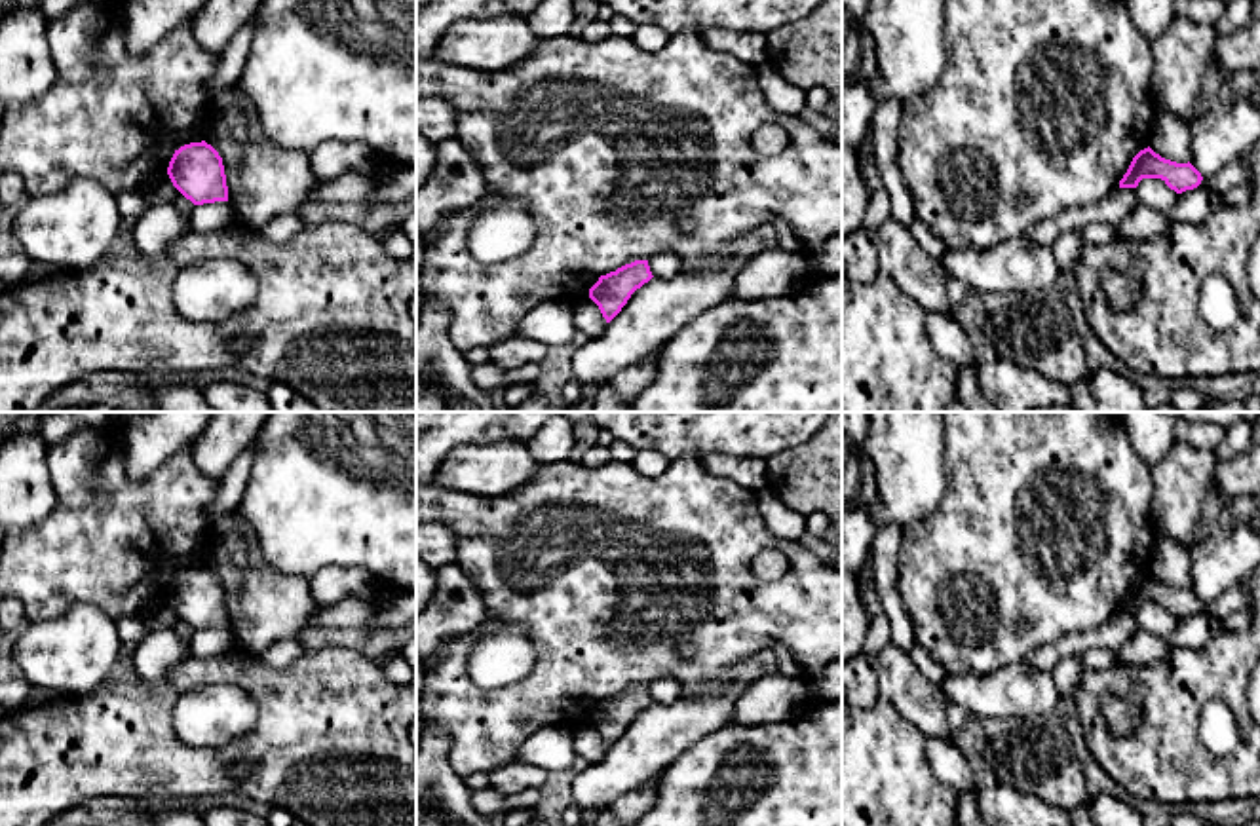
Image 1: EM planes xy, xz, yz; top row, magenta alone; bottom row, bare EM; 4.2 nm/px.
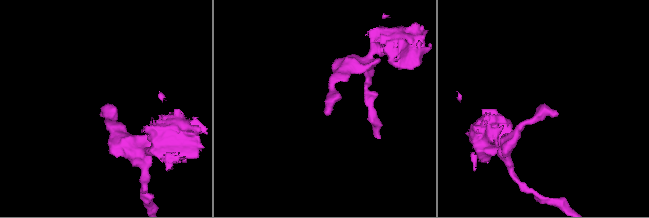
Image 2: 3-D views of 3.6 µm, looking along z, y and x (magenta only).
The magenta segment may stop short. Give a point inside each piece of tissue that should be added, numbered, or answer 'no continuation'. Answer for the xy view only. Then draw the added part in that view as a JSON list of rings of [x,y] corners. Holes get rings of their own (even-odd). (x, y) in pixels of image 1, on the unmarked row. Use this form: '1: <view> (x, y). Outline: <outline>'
no continuation

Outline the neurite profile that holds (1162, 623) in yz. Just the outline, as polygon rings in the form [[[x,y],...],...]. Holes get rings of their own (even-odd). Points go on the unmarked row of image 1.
[[[1142,604],[1136,613],[1138,629],[1169,640],[1176,627],[1176,617],[1171,615],[1161,604]]]

